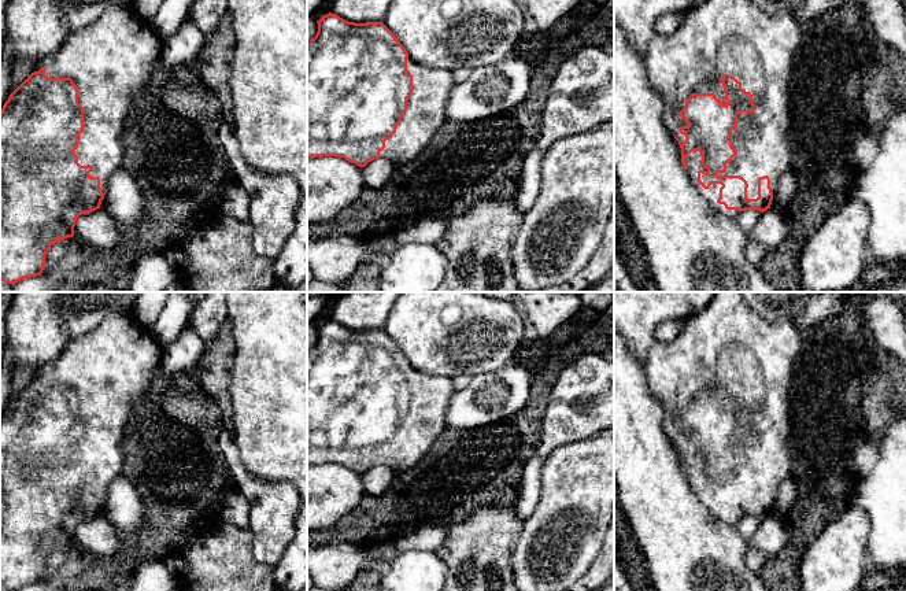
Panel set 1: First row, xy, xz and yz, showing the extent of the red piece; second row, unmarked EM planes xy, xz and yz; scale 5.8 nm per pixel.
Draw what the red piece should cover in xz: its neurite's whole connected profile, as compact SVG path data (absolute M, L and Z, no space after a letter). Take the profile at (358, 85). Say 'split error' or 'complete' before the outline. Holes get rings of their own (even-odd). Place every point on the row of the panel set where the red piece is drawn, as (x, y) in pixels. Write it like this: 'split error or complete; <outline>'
split error; M329 12L317 21L317 23L318 32L307 44L307 158L340 156L359 167L365 167L369 162L378 158L388 159L395 166L399 166L418 156L447 121L447 103L452 88L456 85L452 71L445 69L430 69L415 63L408 56L406 48L382 22L355 23Z

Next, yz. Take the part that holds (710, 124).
split error; M703 0L683 14L673 33L657 33L644 55L648 80L662 96L663 123L680 144L683 166L700 197L729 219L746 210L770 208L777 178L791 169L788 82L799 41L800 25L789 14L769 15L751 0Z

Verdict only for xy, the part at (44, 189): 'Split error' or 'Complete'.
Split error

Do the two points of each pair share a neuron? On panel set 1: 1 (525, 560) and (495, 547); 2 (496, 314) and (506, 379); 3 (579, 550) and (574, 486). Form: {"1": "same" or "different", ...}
{"1": "different", "2": "different", "3": "same"}

